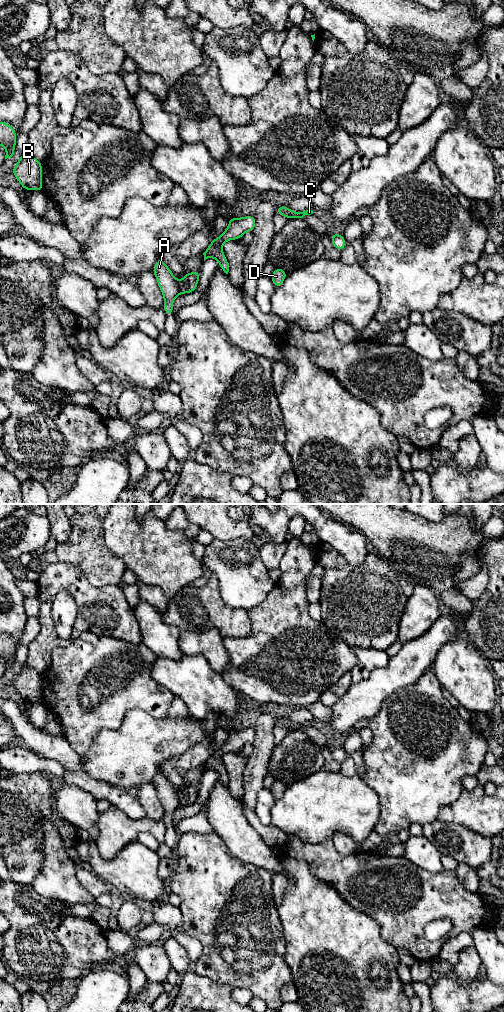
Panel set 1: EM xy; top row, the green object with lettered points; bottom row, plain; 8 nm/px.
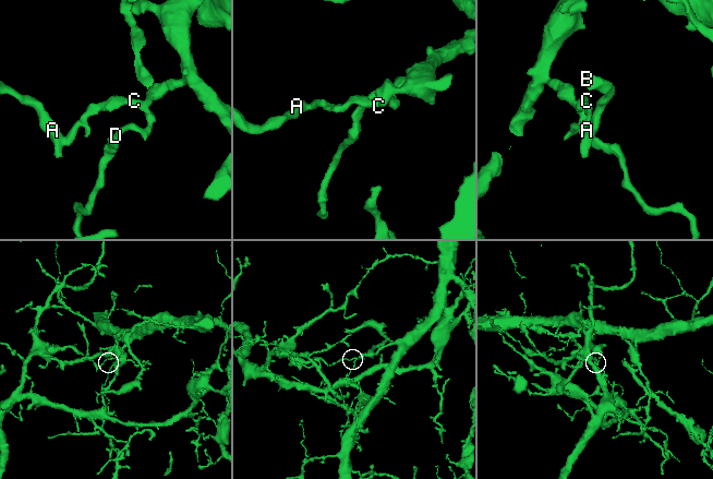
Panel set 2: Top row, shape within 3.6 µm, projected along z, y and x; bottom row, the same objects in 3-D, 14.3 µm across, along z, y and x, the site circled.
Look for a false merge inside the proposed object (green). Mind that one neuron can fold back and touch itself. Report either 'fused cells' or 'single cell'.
fused cells

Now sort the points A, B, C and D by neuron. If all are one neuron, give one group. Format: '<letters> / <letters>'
A B / C D

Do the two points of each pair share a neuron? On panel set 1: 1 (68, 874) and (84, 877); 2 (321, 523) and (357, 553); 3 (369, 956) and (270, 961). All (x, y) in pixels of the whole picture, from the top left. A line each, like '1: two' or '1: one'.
1: two
2: one
3: two

